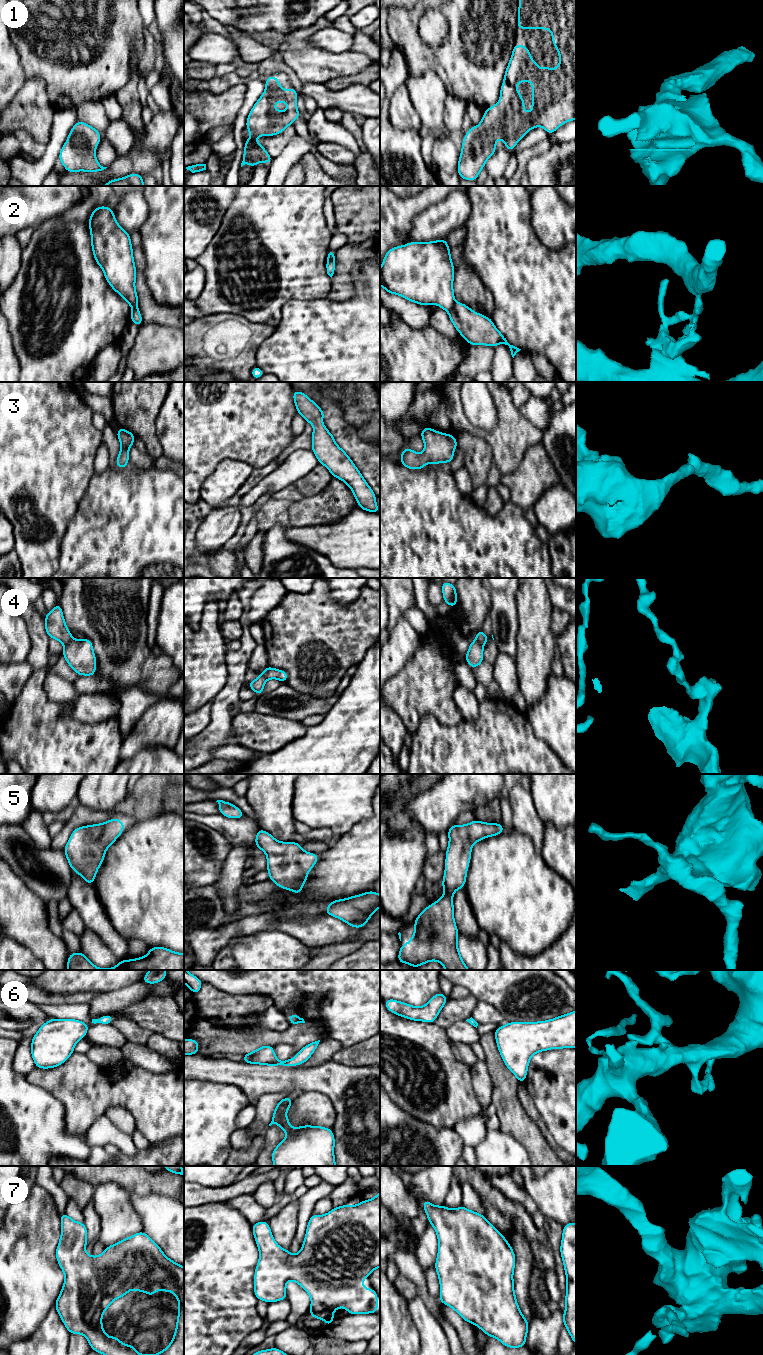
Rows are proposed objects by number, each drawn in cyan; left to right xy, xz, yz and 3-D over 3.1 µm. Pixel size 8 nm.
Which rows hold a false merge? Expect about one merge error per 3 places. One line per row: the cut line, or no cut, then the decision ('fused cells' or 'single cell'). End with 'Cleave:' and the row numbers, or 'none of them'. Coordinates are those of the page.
1: no cut; single cell
2: cut in yz along (455, 303), (448, 312); fused cells
3: no cut; single cell
4: cut in xy along (72, 639), (65, 646); fused cells
5: no cut; single cell
6: no cut; single cell
7: no cut; single cell
Cleave: 2, 4

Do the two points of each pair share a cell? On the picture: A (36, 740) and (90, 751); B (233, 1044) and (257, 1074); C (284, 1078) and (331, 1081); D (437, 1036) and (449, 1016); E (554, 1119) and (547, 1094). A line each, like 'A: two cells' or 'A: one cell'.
A: one cell
B: two cells
C: one cell
D: two cells
E: one cell

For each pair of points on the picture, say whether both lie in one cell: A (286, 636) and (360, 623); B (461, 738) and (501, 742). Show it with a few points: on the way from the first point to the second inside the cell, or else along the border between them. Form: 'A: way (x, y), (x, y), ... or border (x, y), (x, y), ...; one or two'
A: way (304, 636), (342, 635); one
B: way (471, 742), (491, 742); one

